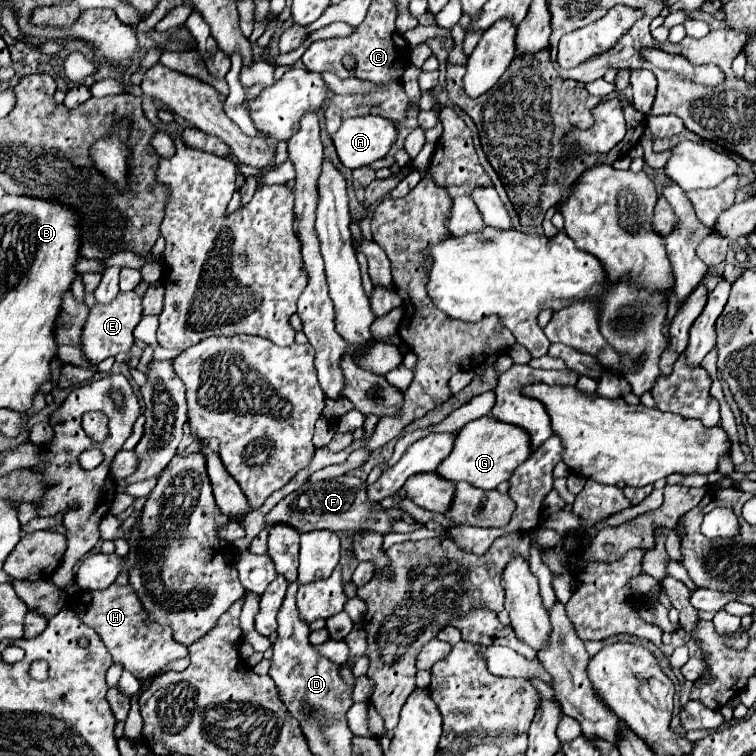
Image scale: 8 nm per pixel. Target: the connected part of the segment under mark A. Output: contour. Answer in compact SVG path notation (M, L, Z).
M369 114L345 120L339 132L333 136L333 144L343 166L359 168L385 158L391 146L397 142L397 136L397 124Z

